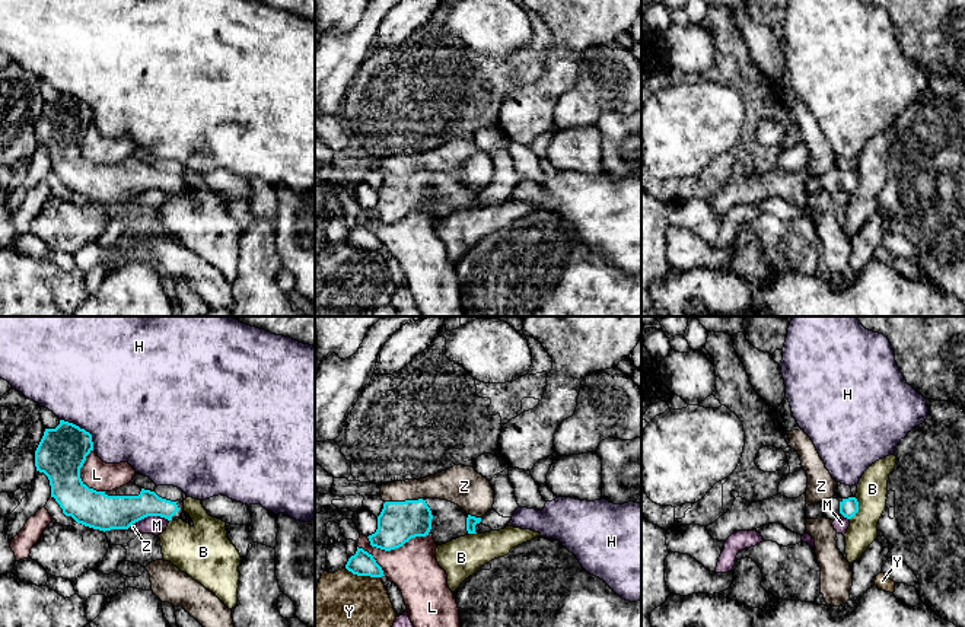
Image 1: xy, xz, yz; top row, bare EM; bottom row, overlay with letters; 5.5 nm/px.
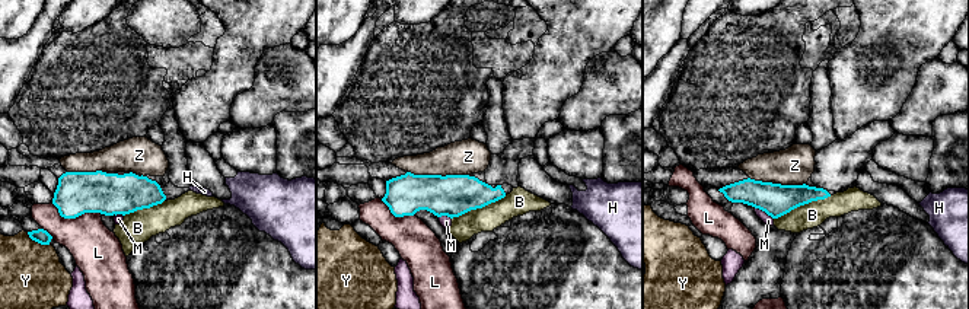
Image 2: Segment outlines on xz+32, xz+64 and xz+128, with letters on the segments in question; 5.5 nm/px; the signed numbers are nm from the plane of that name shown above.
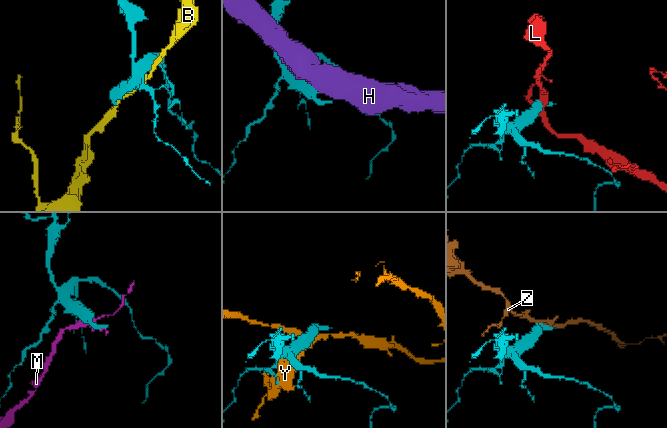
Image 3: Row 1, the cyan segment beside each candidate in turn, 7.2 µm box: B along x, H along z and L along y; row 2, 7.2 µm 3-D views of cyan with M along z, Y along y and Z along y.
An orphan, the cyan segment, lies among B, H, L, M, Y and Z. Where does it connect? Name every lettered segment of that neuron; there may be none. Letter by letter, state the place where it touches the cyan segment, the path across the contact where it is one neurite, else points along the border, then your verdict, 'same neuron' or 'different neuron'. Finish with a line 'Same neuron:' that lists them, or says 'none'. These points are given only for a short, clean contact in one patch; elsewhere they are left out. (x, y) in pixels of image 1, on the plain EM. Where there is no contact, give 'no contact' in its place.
B: yz (857, 182) | different neuron
H: xy (83, 102) | different neuron
L: xz (395, 220) | different neuron
M: xy (152, 188) | along xy (168, 193), (146, 190), (137, 196) | different neuron
Y: xz (362, 248) | different neuron
Z: xz (403, 175) | different neuron
Same neuron: none

